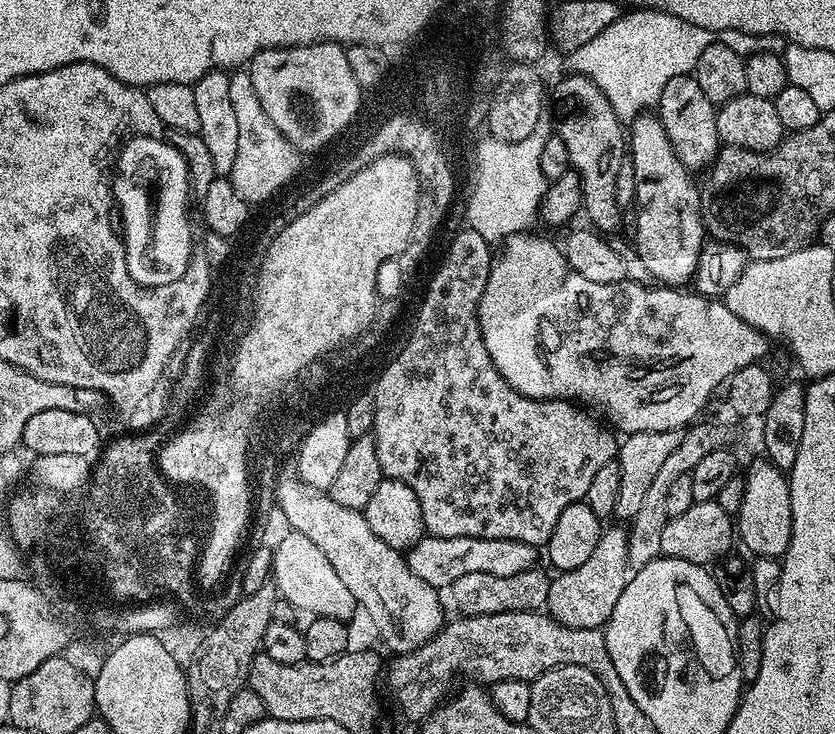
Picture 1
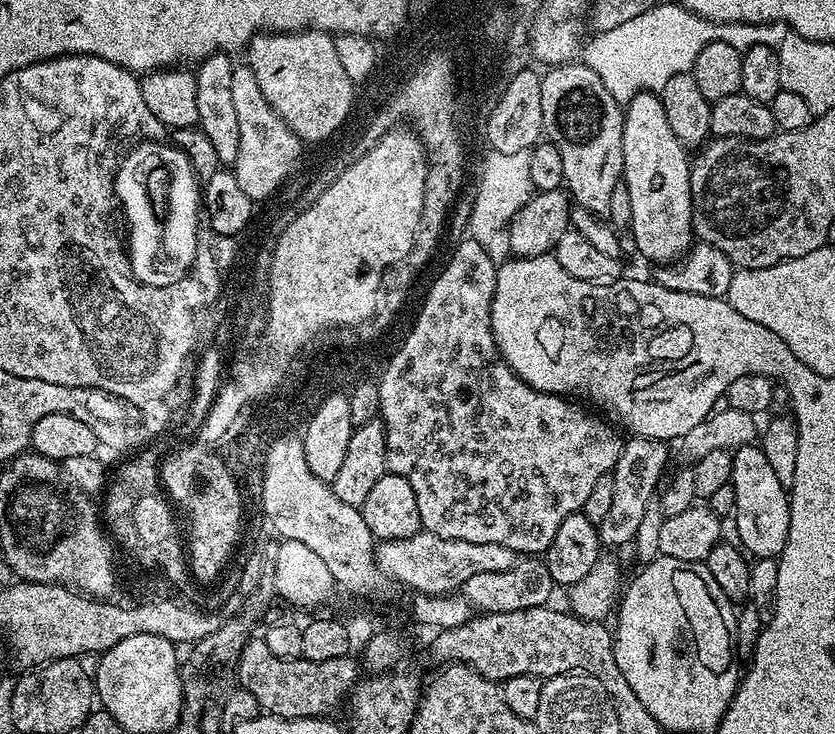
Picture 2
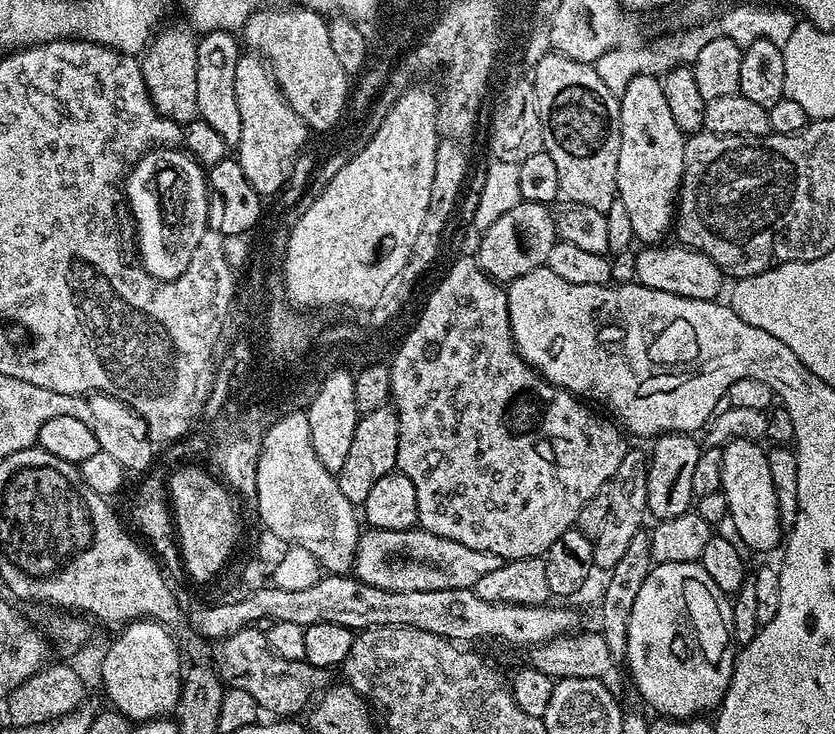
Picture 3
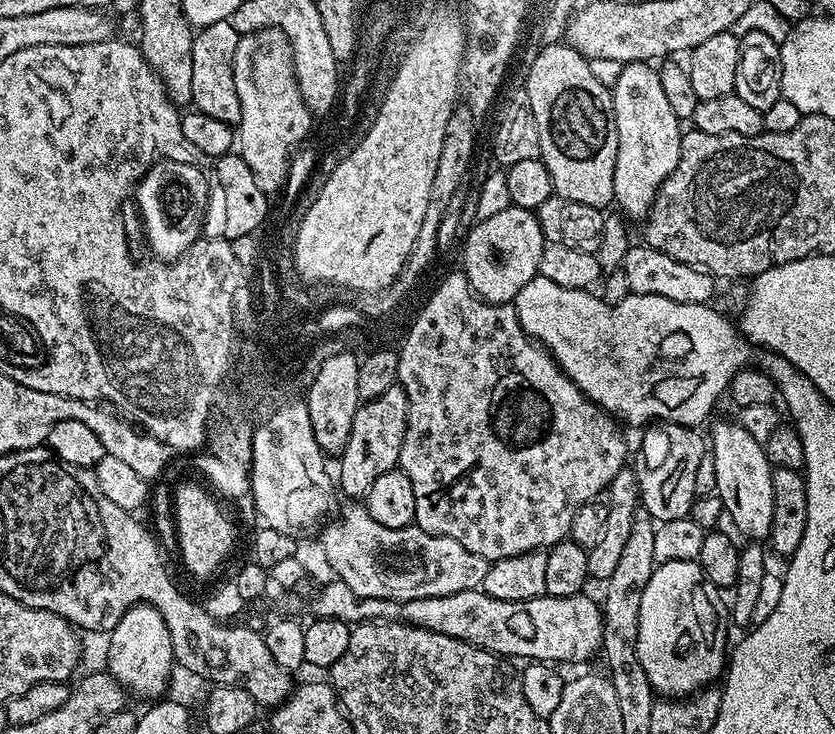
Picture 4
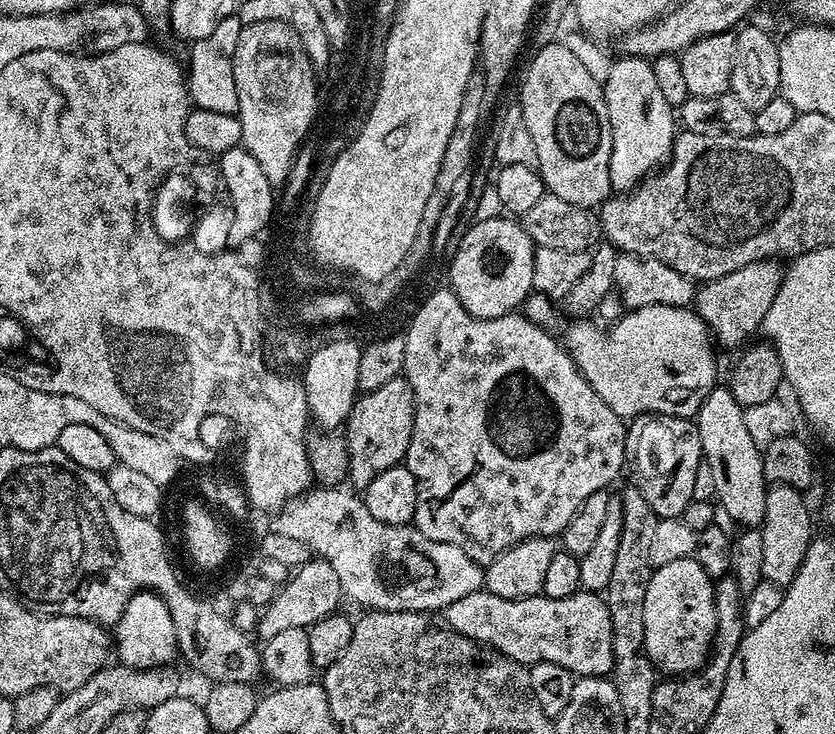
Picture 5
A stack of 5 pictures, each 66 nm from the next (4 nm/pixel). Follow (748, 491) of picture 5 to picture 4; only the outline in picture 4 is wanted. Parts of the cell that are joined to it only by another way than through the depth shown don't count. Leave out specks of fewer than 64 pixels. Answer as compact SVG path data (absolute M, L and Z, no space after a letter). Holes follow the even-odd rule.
M720 420L712 428L712 440L710 436L710 455L712 455L712 457L714 458L714 474L718 477L715 495L720 496L722 498L722 502L724 503L724 511L726 513L727 519L732 519L733 526L736 527L742 535L749 536L746 537L749 541L767 541L768 535L770 534L770 526L774 522L774 486L772 485L772 470L774 465L767 458L767 454L765 452L765 445L761 443L761 441L754 439L753 436L751 436L751 434L749 434L748 431L746 431L740 423L732 421L731 424L731 422L728 420Z

